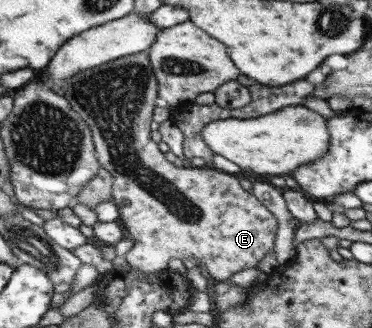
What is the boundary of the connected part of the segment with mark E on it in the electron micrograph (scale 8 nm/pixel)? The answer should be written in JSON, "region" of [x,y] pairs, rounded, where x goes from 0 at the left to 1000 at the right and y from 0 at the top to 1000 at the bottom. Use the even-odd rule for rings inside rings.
{"region":[[[371,159],[231,210],[159,256],[164,293],[239,384],[261,494],[301,537],[296,610],[315,631],[315,674],[358,732],[355,753],[333,774],[341,808],[414,838],[446,826],[452,790],[516,790],[527,814],[551,814],[570,851],[602,860],[648,820],[685,814],[734,756],[745,668],[675,585],[651,579],[640,537],[567,506],[481,506],[441,482],[403,421],[398,384],[422,296],[417,241],[392,159]]]}

